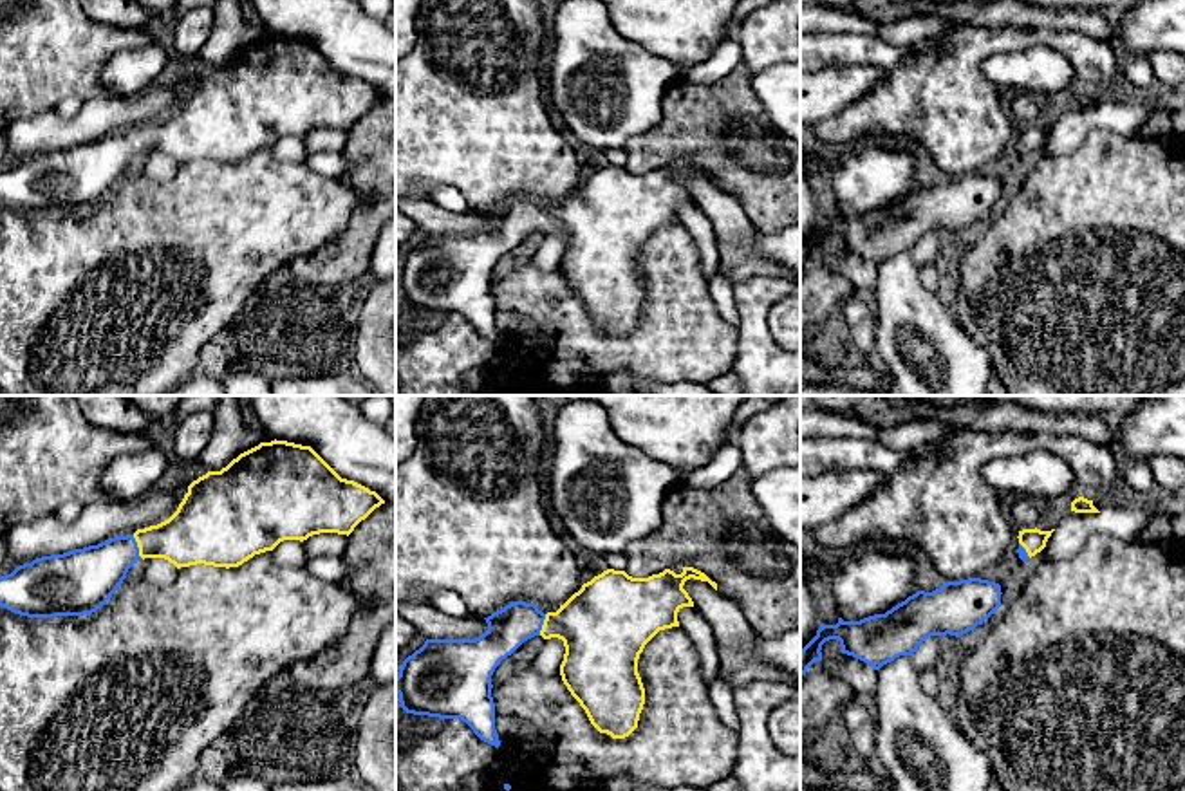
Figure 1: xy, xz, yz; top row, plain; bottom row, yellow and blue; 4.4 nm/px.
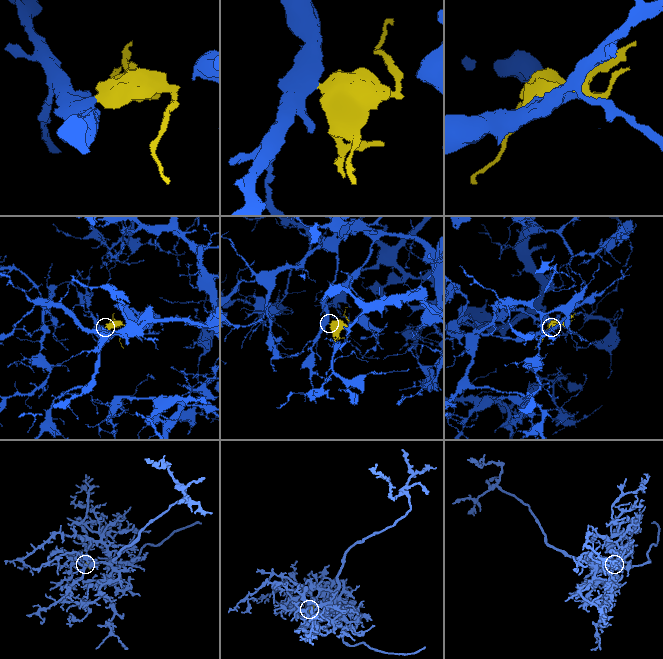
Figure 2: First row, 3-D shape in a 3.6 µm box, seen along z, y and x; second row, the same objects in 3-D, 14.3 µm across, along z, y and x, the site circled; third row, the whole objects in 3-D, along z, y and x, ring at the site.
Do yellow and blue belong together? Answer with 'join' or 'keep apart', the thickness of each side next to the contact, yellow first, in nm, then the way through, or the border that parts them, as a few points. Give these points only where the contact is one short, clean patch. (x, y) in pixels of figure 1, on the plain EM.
join | 260/260 nm | across xy (192, 130), (138, 141), (121, 147), (91, 170)

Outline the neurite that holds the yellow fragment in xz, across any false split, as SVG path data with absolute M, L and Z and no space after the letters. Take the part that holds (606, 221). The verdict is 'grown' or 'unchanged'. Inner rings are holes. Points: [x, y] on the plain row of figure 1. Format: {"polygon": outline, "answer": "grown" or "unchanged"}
{"polygon": "M683 163L681 170L665 164L648 173L632 173L625 166L607 164L583 179L556 208L544 209L535 199L513 197L484 213L488 226L475 235L426 235L397 267L396 287L401 303L406 309L443 316L461 314L481 336L499 343L491 293L495 264L535 231L558 233L565 242L560 260L564 280L600 329L625 334L638 323L645 300L645 284L638 269L639 249L659 226L679 222L677 208L683 202L694 202L683 184L690 173L708 177L717 186L717 179L694 163Z", "answer": "grown"}

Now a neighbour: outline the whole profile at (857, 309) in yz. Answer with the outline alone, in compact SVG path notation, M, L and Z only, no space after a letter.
M851 296L844 303L845 321L849 327L862 323L863 320L874 316L871 300L862 296Z

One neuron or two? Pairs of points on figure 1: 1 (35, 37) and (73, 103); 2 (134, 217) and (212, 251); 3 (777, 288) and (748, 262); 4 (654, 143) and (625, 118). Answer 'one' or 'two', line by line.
1: two
2: one
3: two
4: two

